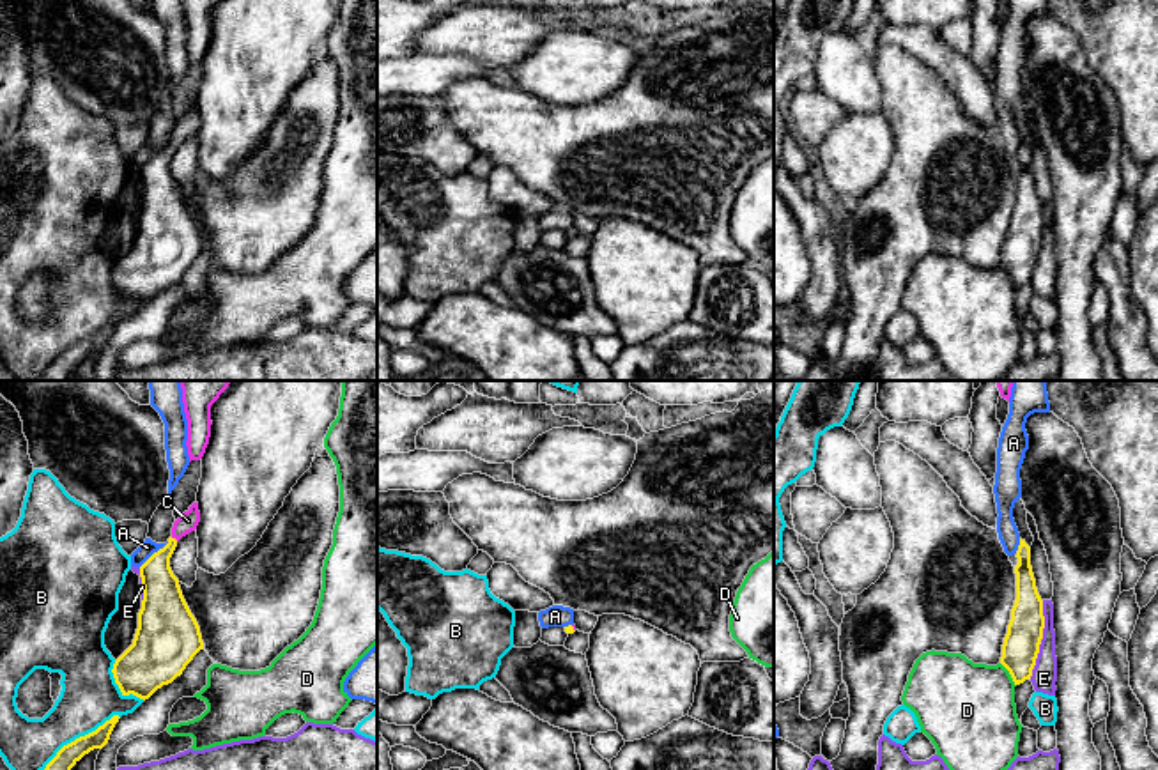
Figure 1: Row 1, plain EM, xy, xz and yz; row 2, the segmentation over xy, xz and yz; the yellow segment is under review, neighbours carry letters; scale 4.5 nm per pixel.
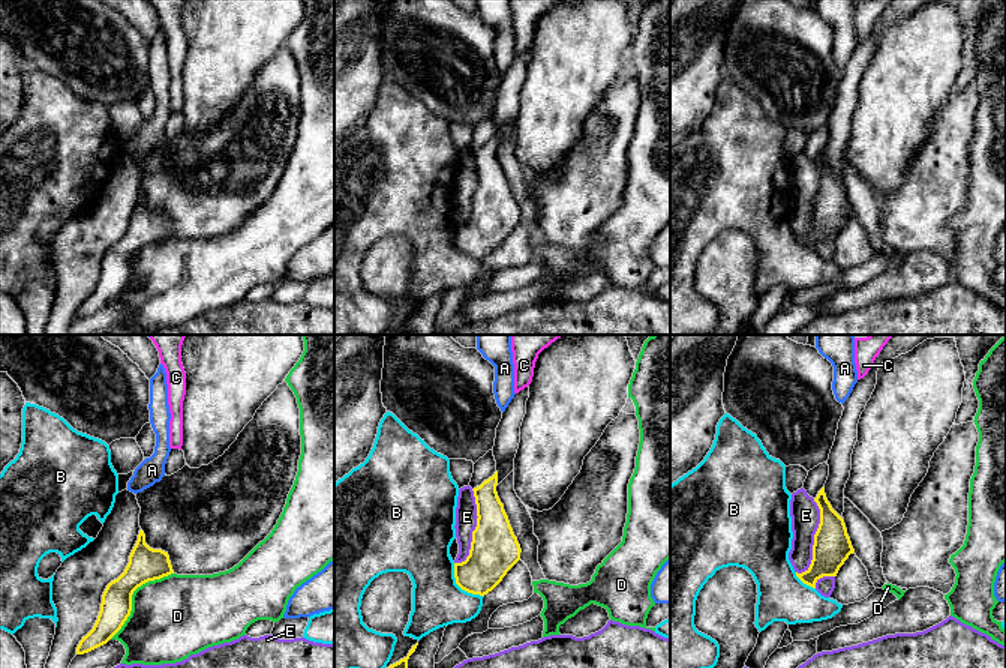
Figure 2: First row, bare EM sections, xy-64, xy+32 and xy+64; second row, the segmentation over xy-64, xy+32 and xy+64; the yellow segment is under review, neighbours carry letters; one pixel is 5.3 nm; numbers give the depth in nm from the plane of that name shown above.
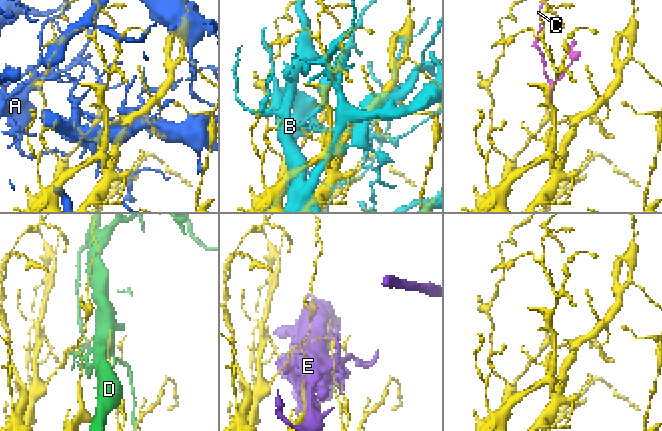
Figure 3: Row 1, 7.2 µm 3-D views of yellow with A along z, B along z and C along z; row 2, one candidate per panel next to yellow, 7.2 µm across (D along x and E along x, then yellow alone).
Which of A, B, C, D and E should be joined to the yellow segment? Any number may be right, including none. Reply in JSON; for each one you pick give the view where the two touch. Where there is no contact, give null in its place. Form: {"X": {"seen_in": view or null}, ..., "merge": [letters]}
{"C": {"seen_in": "xy"}, "merge": ["C"]}

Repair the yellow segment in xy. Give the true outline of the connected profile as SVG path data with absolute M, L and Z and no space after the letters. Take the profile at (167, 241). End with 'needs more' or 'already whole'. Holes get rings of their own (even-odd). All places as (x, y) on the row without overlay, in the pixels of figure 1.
M193 106L174 126L168 147L140 170L143 204L138 232L133 248L112 273L122 299L149 303L158 292L181 280L193 260L204 253L200 230L170 172L177 145L195 135L198 126L198 106Z; needs more

